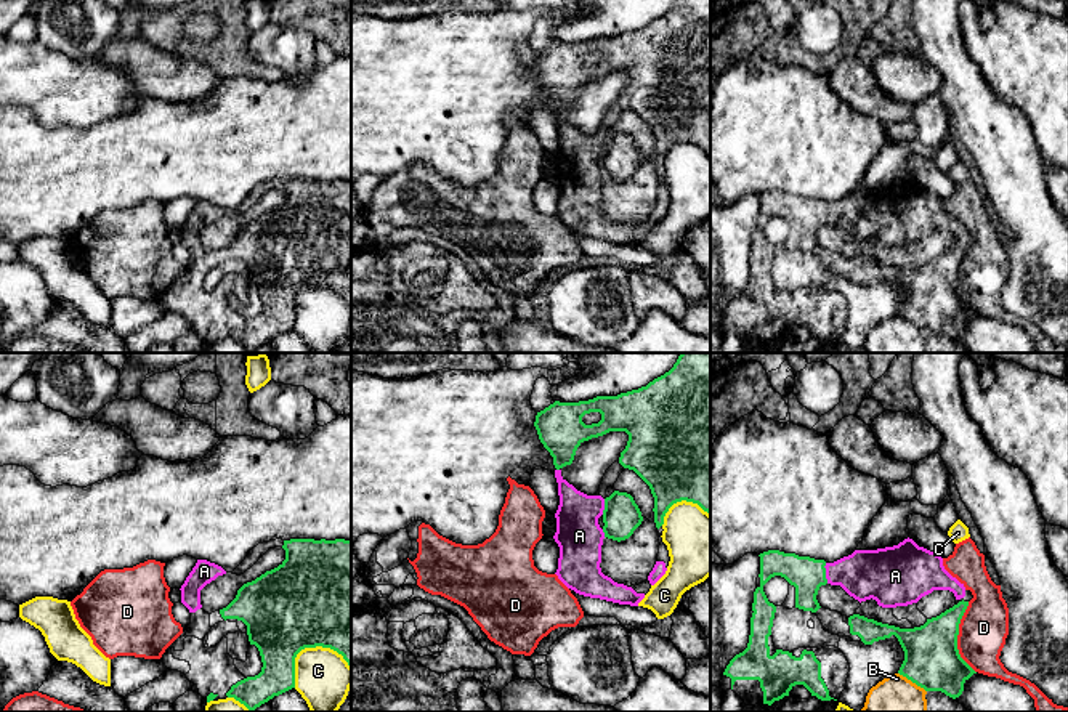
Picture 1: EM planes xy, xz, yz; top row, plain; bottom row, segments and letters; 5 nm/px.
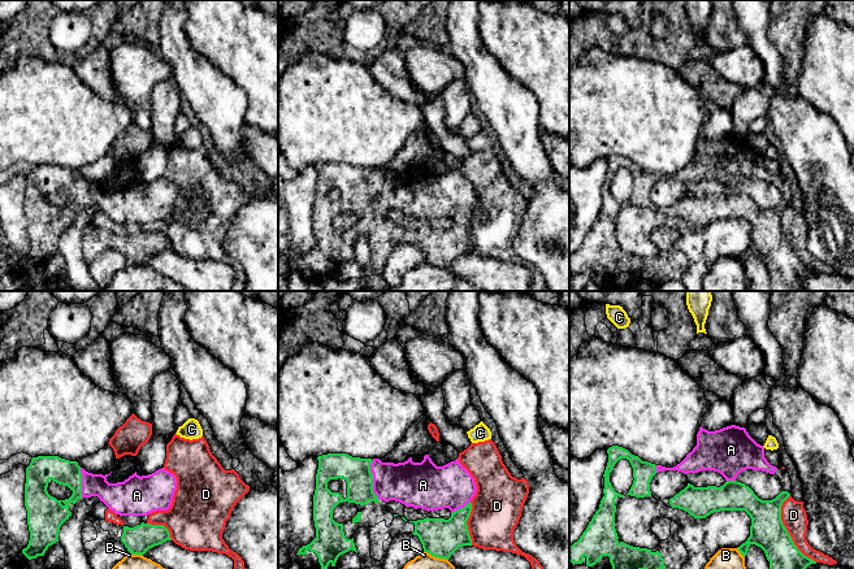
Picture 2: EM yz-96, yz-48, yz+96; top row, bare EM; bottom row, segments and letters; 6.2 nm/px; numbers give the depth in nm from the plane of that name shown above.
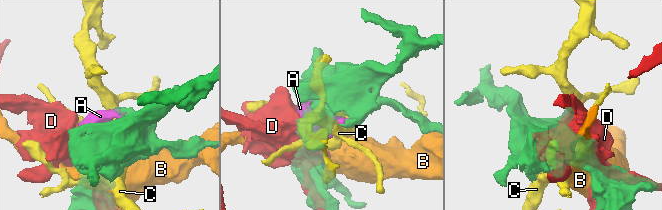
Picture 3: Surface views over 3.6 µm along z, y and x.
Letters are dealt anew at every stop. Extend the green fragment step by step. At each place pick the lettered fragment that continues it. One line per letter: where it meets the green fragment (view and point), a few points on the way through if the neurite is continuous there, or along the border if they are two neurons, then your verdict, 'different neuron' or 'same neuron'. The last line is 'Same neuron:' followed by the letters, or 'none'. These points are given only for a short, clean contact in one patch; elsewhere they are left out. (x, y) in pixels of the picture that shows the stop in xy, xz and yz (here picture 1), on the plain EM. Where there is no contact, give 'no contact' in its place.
A: contact yz (825, 214); same neuron
B: contact yz (913, 323); different neuron
C: contact xy (308, 287); different neuron
D: contact yz (956, 278); different neuron
Same neuron: A

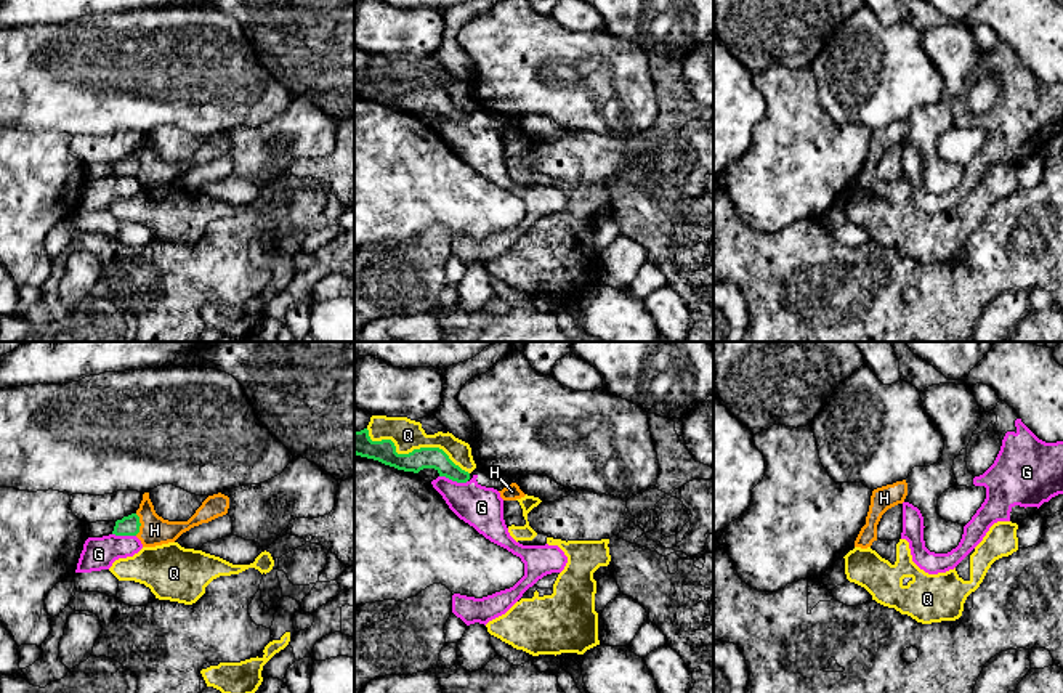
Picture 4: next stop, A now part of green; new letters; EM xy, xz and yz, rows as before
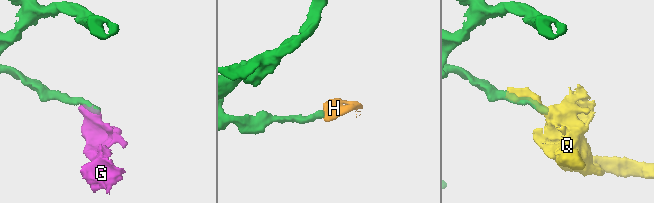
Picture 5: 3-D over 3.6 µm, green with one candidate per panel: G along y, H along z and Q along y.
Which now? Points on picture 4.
G: contact xz (454, 121); border xz (440, 116), (449, 121), (467, 122); different neuron
H: contact xy (140, 166); border xy (135, 154), (140, 164), (137, 175); different neuron
Q: contact xz (412, 92); different neuron
Same neuron: none

